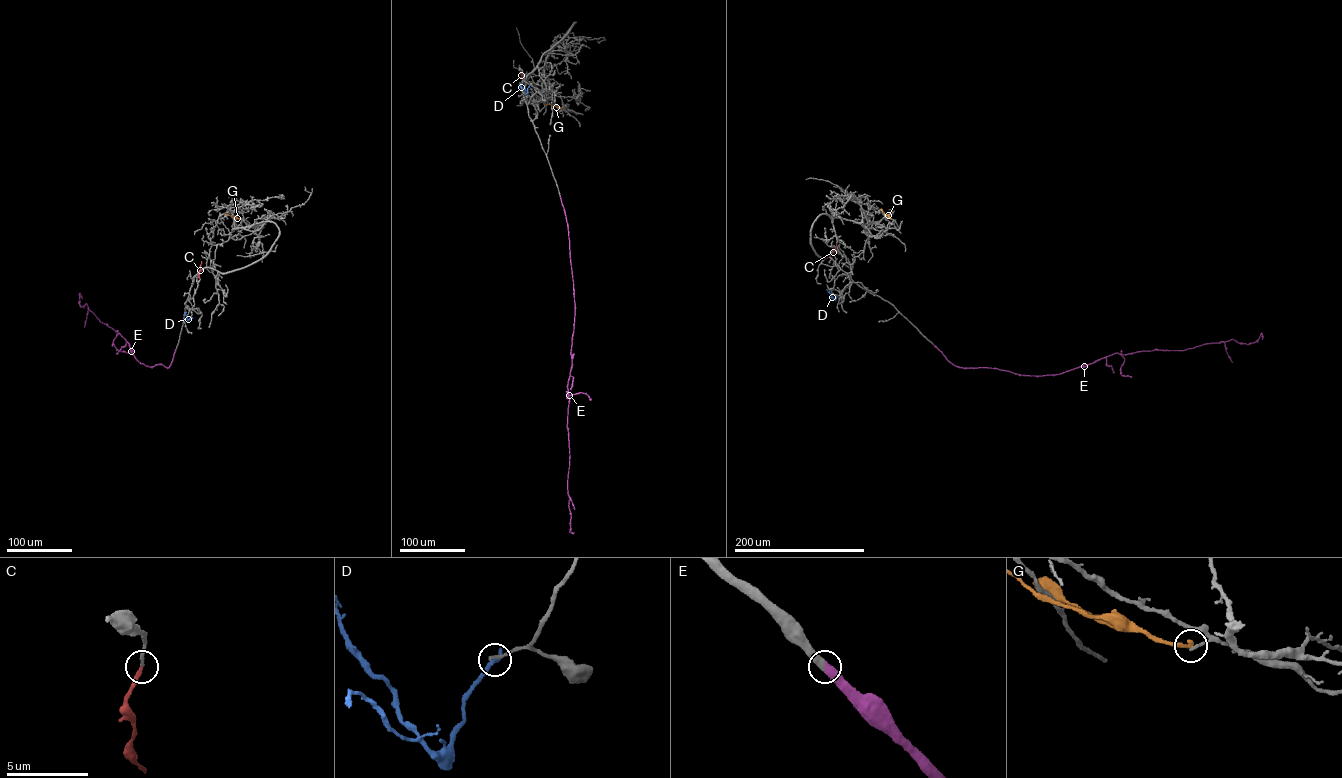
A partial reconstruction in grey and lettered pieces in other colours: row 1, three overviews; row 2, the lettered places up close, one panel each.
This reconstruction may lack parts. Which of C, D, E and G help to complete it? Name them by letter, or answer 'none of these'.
C, E

